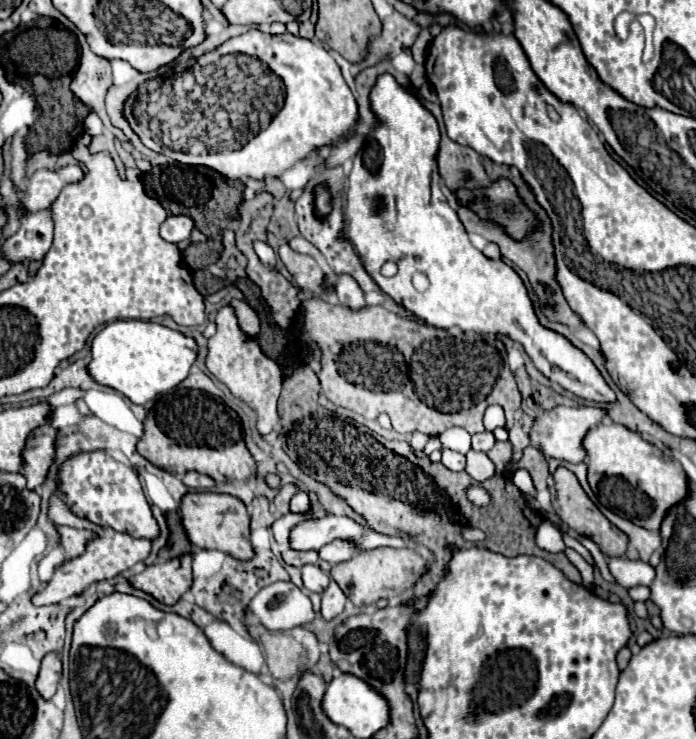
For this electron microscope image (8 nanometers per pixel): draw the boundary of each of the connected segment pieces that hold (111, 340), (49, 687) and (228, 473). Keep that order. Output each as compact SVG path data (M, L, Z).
M118 320L94 336L88 372L96 382L122 392L134 404L146 404L186 380L196 358L198 342L178 330L144 320Z
M50 652L42 660L42 668L40 668L40 674L38 674L38 680L36 680L38 692L46 700L50 700L56 694L60 678L62 678L62 660L54 652Z
M180 388L160 396L144 420L144 436L136 448L146 460L168 472L196 470L216 482L256 478L256 460L246 448L240 416L202 390Z

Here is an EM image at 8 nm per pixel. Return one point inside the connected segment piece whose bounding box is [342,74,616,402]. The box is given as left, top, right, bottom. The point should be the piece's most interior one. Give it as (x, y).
(396, 212)

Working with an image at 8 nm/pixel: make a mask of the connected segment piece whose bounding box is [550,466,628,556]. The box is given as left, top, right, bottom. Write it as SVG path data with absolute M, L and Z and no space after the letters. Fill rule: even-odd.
M558 466L558 470L554 472L554 486L552 486L552 508L554 512L560 516L560 520L574 532L582 534L582 536L590 536L600 550L606 556L624 556L626 546L628 546L628 536L624 536L624 532L620 532L600 510L598 506L586 496L586 492L582 490L578 478L574 472L570 472L564 466Z

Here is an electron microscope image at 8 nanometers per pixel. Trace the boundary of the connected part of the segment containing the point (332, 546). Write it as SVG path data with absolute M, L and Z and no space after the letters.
M334 540L334 542L330 542L330 544L326 544L324 548L318 550L320 558L322 558L322 560L328 560L330 564L344 562L344 560L348 560L350 556L354 556L354 552L356 552L356 550L352 548L352 544L350 544L350 542L344 542L344 540Z

